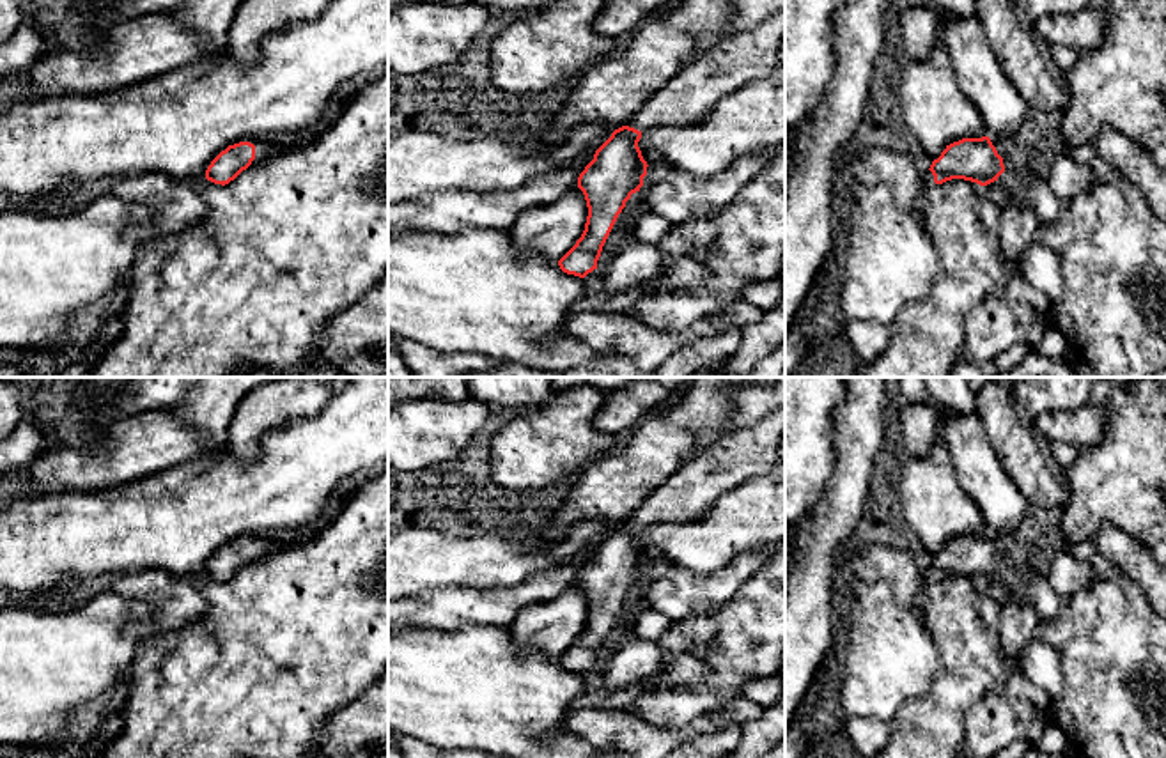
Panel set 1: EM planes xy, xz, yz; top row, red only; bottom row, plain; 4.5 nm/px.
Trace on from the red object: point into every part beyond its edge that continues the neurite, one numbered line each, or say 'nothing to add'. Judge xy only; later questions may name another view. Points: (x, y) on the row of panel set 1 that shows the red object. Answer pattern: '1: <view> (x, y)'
nothing to add

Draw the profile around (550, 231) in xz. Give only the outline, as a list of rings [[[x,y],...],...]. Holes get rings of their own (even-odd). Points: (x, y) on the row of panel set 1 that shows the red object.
[[[576,186],[549,205],[523,211],[509,234],[516,248],[556,262],[576,244],[585,230],[588,207]]]

